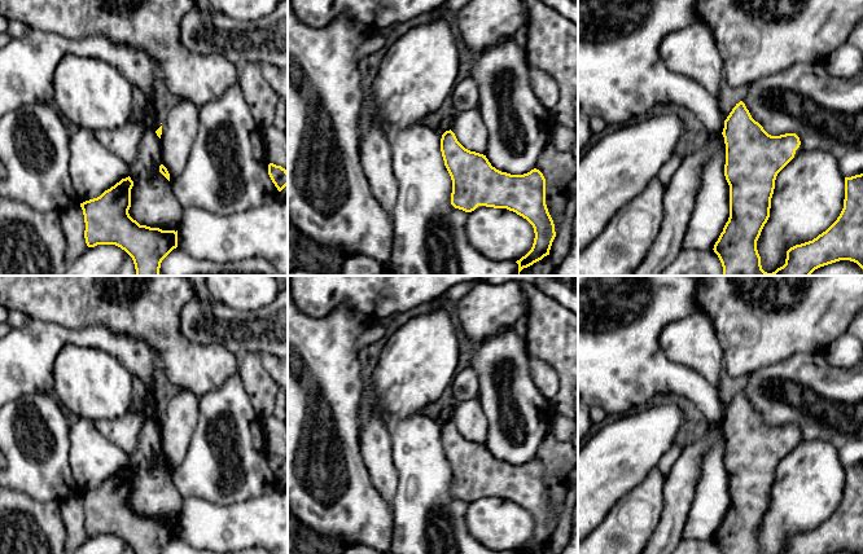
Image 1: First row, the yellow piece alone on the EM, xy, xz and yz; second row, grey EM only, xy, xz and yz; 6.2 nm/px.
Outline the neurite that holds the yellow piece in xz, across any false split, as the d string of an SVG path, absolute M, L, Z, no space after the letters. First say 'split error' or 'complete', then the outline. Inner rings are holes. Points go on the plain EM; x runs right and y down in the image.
complete | M451 419L442 425L441 441L452 470L451 494L455 498L472 502L478 496L486 496L513 501L526 509L535 523L531 540L516 553L534 554L549 545L556 522L546 494L546 469L539 460L534 458L524 465L501 462L491 456L486 445L465 439Z

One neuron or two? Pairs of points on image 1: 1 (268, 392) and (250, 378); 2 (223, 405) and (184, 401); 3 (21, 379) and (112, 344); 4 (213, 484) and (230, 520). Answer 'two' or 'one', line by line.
1: one
2: two
3: one
4: two

